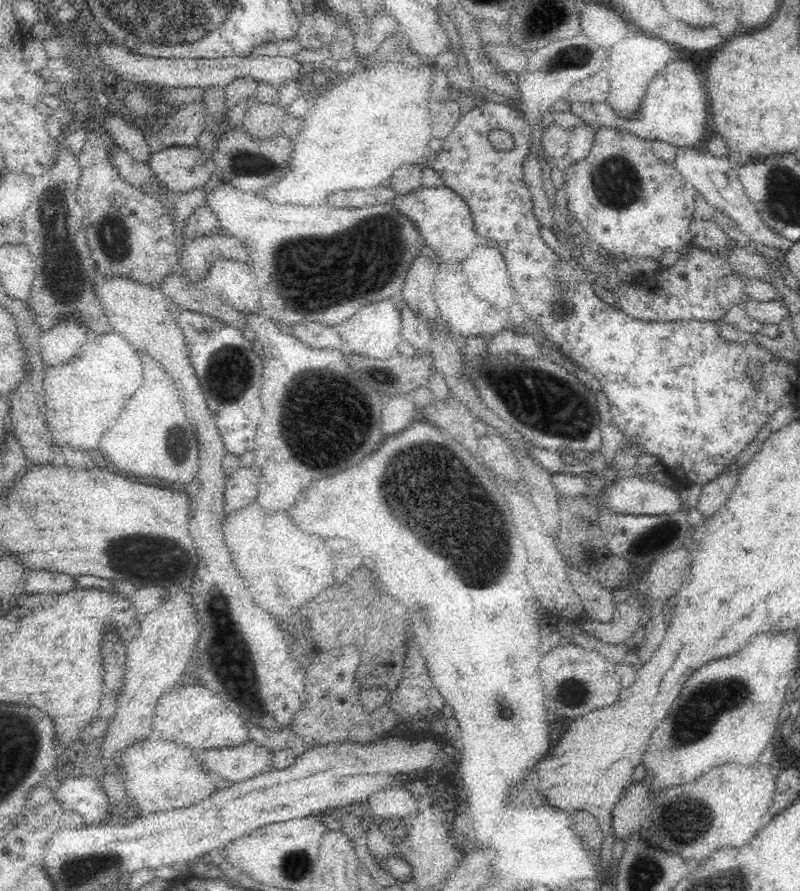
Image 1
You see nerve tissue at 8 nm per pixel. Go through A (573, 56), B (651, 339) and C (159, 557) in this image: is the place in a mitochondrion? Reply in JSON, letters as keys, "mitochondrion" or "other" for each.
{"A":"mitochondrion","B":"other","C":"mitochondrion"}

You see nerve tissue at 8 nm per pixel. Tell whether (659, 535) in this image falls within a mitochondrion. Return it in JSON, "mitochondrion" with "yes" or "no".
{"mitochondrion":"yes"}

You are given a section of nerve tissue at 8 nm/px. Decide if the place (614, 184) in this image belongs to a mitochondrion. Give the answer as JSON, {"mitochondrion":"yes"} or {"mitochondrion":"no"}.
{"mitochondrion":"yes"}

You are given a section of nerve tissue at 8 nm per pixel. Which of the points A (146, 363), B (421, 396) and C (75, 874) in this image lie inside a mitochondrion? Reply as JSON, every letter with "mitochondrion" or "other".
{"A":"other","B":"other","C":"mitochondrion"}

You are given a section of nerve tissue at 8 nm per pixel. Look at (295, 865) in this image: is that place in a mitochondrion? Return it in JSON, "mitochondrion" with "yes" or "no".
{"mitochondrion":"yes"}

